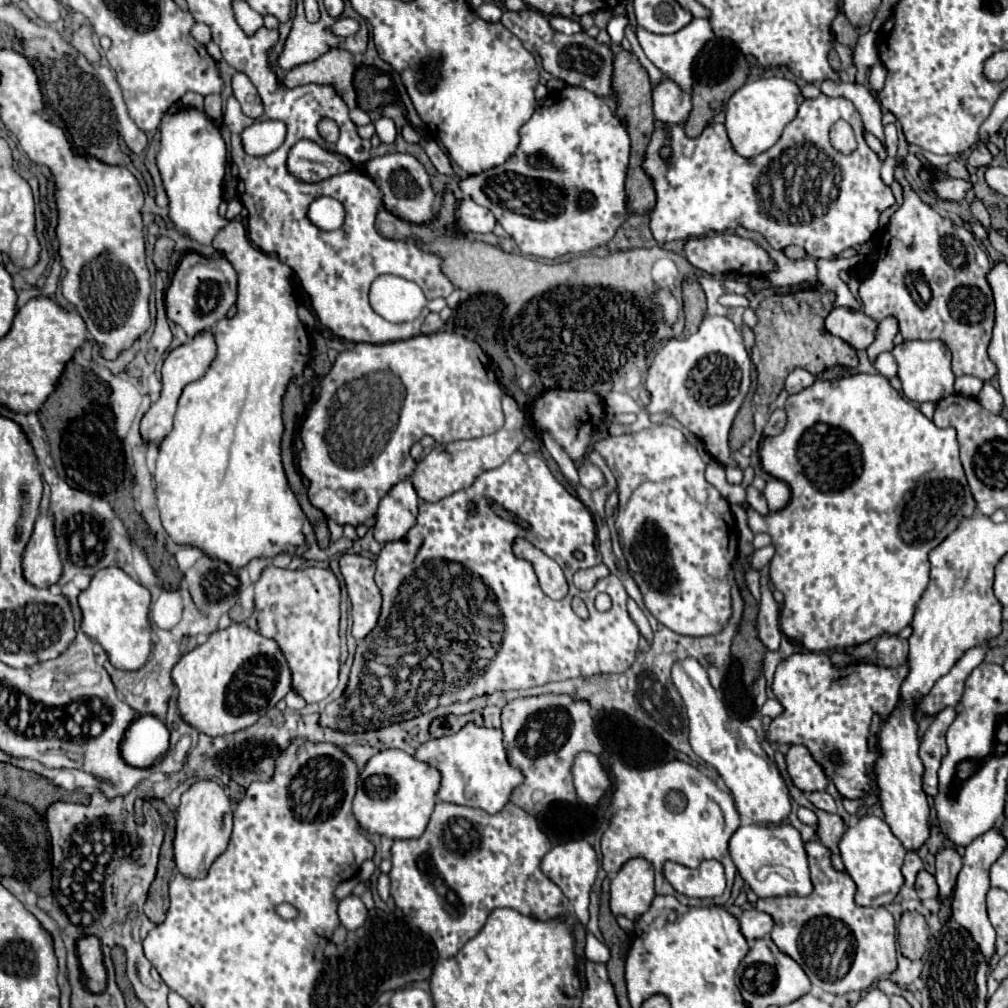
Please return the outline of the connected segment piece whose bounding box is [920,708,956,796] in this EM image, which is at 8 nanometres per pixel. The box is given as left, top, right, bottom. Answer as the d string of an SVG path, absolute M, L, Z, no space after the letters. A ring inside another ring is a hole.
M944 708L940 714L934 716L930 728L926 730L922 744L920 744L920 758L924 762L924 792L928 796L938 794L938 768L942 758L948 754L946 746L946 732L954 720L954 708Z

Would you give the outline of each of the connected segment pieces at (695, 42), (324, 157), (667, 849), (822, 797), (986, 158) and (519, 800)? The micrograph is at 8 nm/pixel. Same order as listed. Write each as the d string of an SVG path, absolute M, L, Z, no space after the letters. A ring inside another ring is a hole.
M694 18L688 26L684 26L680 32L674 32L674 34L668 34L668 36L660 36L660 34L652 34L644 28L638 28L636 32L638 36L638 42L644 50L644 54L648 56L648 60L668 78L672 80L682 92L686 94L692 94L692 64L694 64L694 58L698 56L698 52L702 50L702 46L714 38L714 32L712 32L712 26L706 18Z
M300 140L288 154L288 170L300 180L324 180L354 168L344 156L320 148L312 140Z
M672 760L668 764L648 768L648 770L630 770L624 764L616 762L610 766L610 774L614 778L614 794L612 804L616 806L616 812L612 816L612 822L608 830L602 836L602 866L608 874L616 874L622 864L630 858L642 856L652 862L656 872L656 894L670 894L676 896L680 902L690 906L700 904L726 904L730 898L730 890L734 884L736 866L728 854L728 842L730 836L740 826L740 816L734 808L732 796L724 790L720 790L708 776L704 776L698 768ZM678 790L686 794L686 808L680 812L670 812L666 808L666 794ZM716 858L722 862L726 870L726 892L718 898L686 898L678 894L670 882L664 878L662 868L666 860L684 864L688 868L698 868L702 860Z
M822 790L822 792L812 792L812 794L808 796L808 800L810 800L816 808L820 808L820 810L824 810L824 812L836 812L836 802L834 802L834 798L832 798L826 790Z
M982 142L978 148L974 148L972 150L972 154L970 154L970 158L968 158L968 164L970 166L974 166L974 168L978 168L978 166L988 166L990 162L992 162L992 154L990 154L990 150L986 148L986 144Z
M540 694L508 702L502 708L502 732L508 760L524 772L524 784L516 788L510 802L528 814L540 814L552 802L576 802L572 764L576 754L604 752L590 716L588 700L572 700L568 694Z

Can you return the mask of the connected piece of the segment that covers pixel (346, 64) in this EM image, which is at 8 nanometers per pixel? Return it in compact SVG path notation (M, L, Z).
M332 48L332 52L326 52L324 56L320 56L320 60L292 68L282 82L288 88L302 86L308 82L334 84L340 96L344 96L348 108L356 108L356 90L354 90L356 70L358 64L354 62L354 56L348 50Z

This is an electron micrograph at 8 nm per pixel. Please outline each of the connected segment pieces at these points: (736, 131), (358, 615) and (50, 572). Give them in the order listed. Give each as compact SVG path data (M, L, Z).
M776 76L776 78L758 78L746 82L732 94L726 106L724 126L728 130L728 138L734 150L744 158L752 158L772 148L778 142L784 126L796 116L802 100L804 96L800 94L800 88L788 78Z
M342 554L340 570L352 602L352 636L356 640L364 640L366 634L376 628L382 610L382 596L374 584L376 564L374 560L358 554Z
M46 512L38 516L32 538L26 546L24 578L38 588L48 588L60 580L62 570L64 564L54 534L54 516L52 512Z

